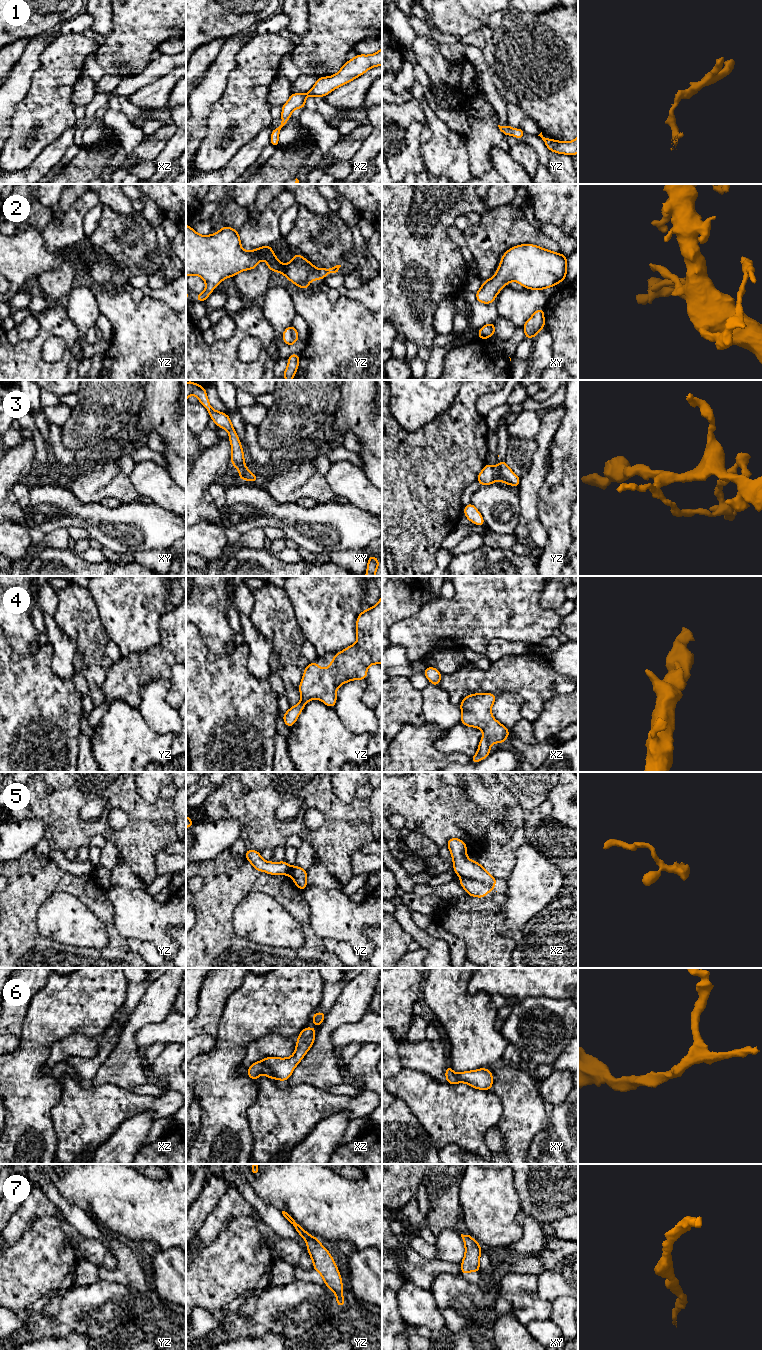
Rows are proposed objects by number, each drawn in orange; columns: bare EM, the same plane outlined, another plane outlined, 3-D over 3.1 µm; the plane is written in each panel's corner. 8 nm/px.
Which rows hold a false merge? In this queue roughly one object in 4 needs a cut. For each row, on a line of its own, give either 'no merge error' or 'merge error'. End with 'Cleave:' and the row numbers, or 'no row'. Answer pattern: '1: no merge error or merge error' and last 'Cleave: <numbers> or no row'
1: no merge error
2: no merge error
3: merge error
4: no merge error
5: no merge error
6: no merge error
7: no merge error
Cleave: 3

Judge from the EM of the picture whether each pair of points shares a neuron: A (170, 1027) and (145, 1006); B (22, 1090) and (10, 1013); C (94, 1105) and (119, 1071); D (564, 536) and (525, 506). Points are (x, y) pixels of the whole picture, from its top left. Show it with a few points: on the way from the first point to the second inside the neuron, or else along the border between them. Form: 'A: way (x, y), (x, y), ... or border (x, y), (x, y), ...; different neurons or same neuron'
A: border (173, 1009), (162, 1020), (148, 1023), (141, 1028); different neurons
B: border (26, 1012), (20, 1037); different neurons
C: border (90, 1081), (94, 1085), (115, 1084), (132, 1092); different neurons
D: border (539, 492), (537, 497), (537, 518); different neurons

